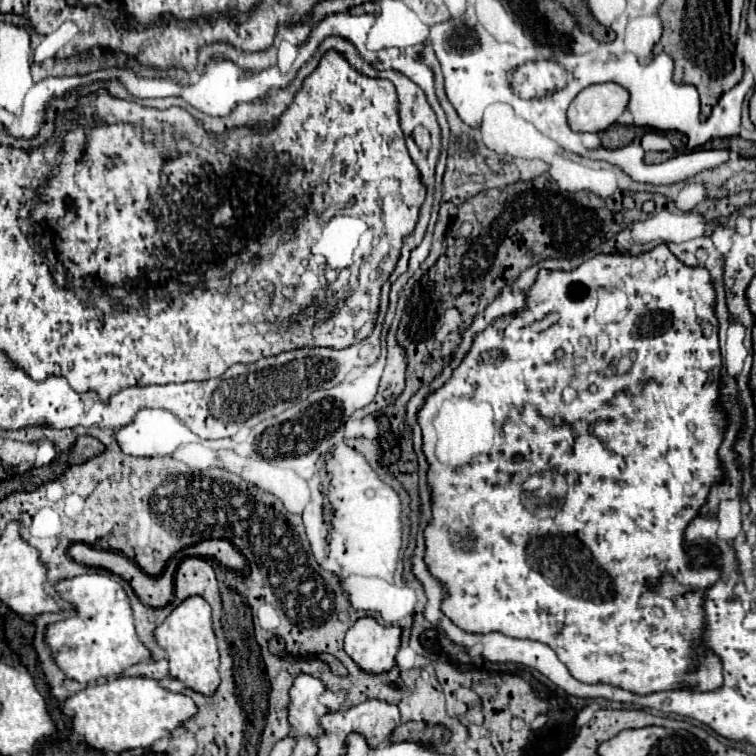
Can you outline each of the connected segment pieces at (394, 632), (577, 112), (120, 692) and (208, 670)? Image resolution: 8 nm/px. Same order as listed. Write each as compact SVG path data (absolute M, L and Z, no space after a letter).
M360 618L346 632L346 654L366 672L382 674L394 666L400 646L398 626L380 626L374 618Z
M592 84L584 88L568 108L568 124L574 132L602 132L628 108L630 92L620 84Z
M116 678L98 682L66 698L62 712L70 718L72 730L84 740L84 744L104 752L122 752L152 746L156 740L170 734L180 722L192 718L196 714L196 706L188 696L160 688L156 680Z
M192 596L186 598L166 620L162 626L154 630L154 638L160 648L168 654L170 676L180 680L186 688L200 692L204 696L212 696L220 684L218 678L218 648L216 636L210 620L210 606L204 598Z

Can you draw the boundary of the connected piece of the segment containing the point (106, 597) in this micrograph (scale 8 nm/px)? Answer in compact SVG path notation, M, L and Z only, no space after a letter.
M88 572L74 578L64 578L54 584L62 600L76 608L76 614L54 622L46 628L46 644L58 668L76 682L96 682L100 678L118 676L122 670L148 662L150 650L138 640L134 632L134 616L128 594L112 578Z

